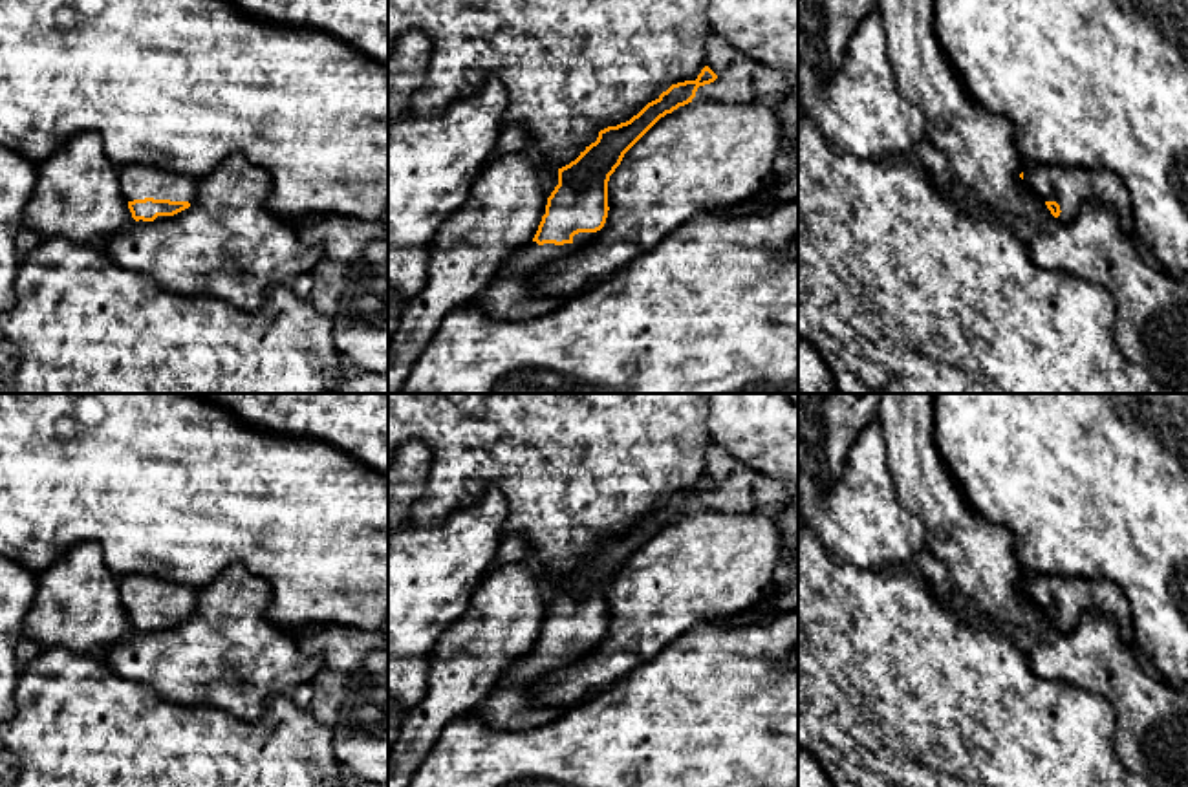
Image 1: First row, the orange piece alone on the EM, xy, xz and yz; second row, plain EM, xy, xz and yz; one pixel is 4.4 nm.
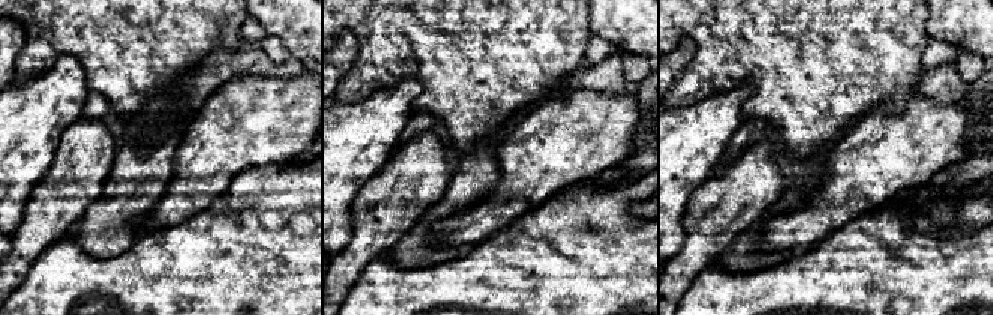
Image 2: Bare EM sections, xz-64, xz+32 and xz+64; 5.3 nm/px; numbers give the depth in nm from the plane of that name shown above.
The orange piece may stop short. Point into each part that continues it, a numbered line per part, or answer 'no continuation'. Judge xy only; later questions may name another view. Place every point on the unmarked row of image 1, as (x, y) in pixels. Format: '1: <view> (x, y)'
1: xy (138, 592)

